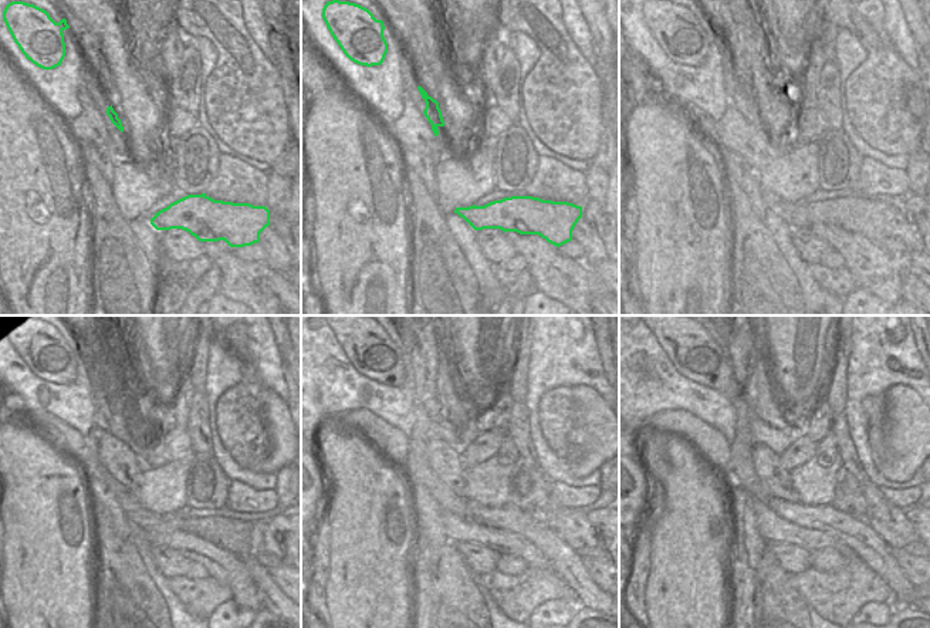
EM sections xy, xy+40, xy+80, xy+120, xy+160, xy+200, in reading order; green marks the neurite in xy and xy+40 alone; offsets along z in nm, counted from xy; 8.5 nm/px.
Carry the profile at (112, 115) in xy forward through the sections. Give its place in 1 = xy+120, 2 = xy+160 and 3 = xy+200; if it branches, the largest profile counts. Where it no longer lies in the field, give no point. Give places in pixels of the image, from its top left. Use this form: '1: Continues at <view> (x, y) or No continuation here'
1: Continues at xy+120 (110, 419)
2: Continues at xy+160 (429, 425)
3: Continues at xy+200 (693, 353)

